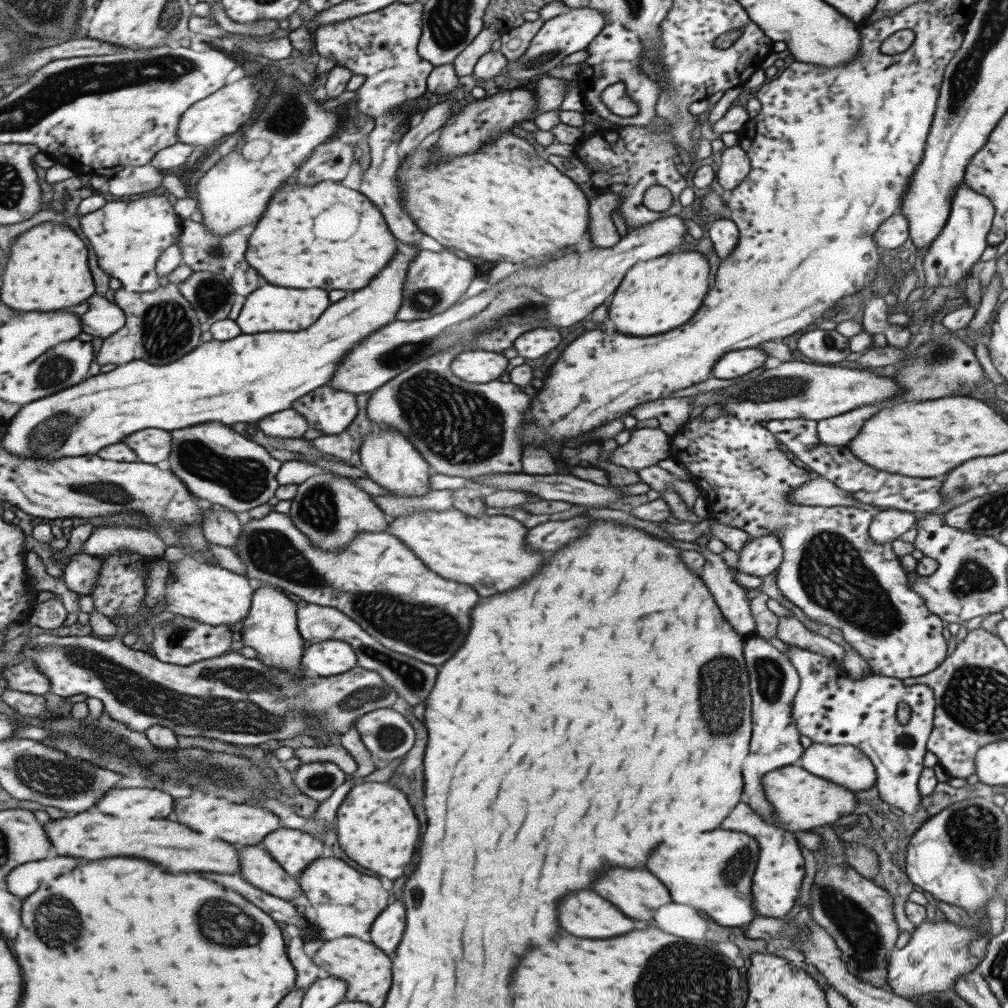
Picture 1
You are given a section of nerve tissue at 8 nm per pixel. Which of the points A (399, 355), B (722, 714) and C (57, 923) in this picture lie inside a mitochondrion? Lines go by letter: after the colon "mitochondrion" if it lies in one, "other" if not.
A: mitochondrion
B: mitochondrion
C: mitochondrion

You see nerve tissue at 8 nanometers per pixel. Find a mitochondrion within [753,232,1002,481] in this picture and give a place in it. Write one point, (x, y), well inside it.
(939, 354)

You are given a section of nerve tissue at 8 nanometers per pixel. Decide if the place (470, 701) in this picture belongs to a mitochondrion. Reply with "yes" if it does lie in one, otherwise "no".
no

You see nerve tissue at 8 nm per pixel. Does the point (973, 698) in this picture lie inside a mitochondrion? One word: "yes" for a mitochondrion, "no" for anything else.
yes

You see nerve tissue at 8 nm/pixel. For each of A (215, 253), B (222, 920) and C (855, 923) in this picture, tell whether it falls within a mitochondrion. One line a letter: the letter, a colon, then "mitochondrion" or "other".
A: mitochondrion
B: mitochondrion
C: mitochondrion

